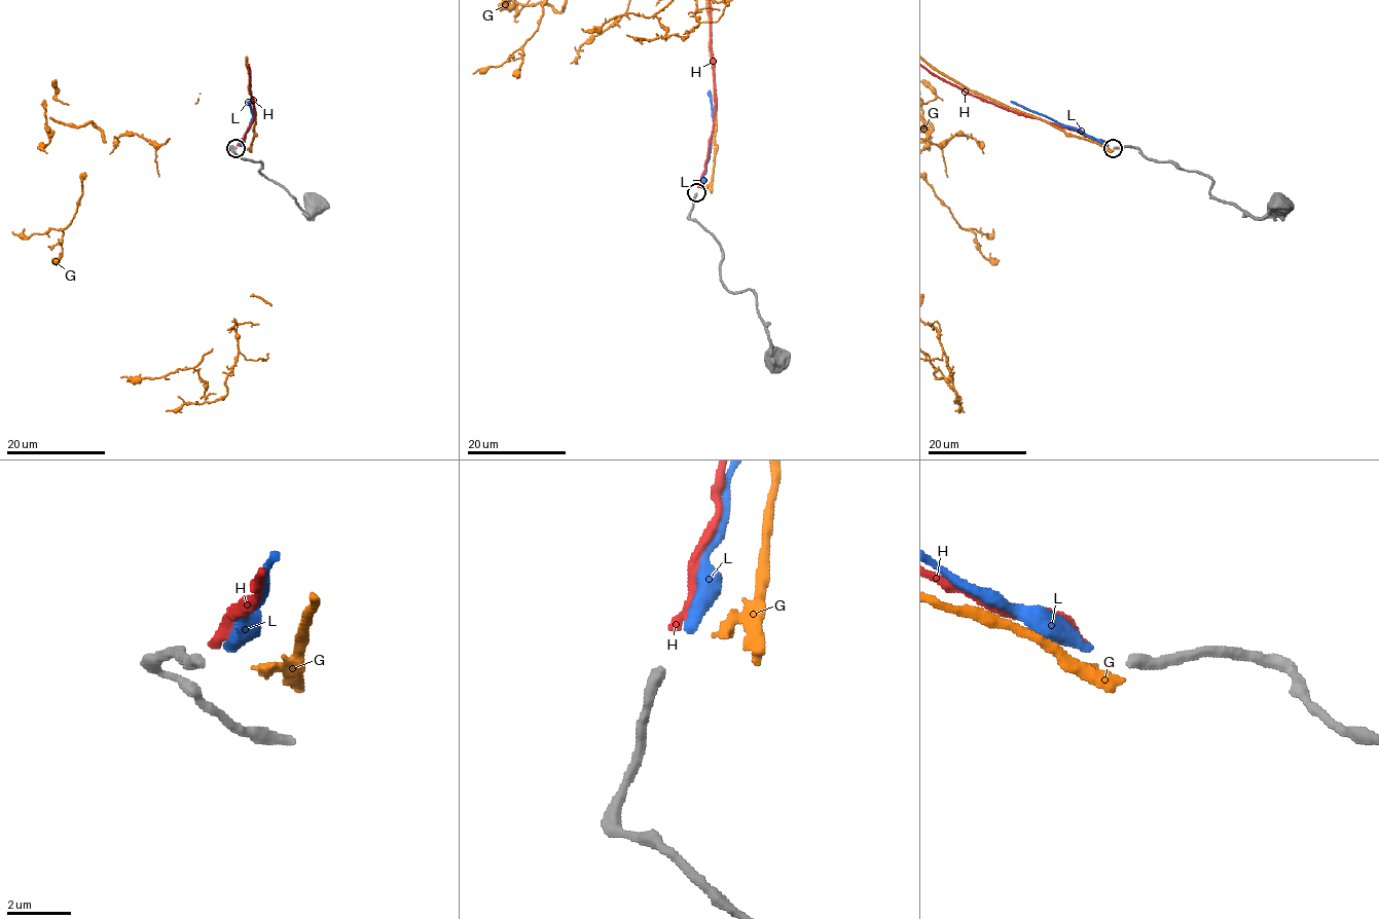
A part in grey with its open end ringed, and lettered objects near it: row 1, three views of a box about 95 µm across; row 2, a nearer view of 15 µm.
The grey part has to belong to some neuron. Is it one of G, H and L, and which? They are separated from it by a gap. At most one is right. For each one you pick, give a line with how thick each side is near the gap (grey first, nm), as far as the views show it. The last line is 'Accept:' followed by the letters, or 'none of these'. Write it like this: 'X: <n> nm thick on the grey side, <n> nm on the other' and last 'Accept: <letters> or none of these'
H: 360 nm thick on the grey side, 280 nm on the other
Accept: H

